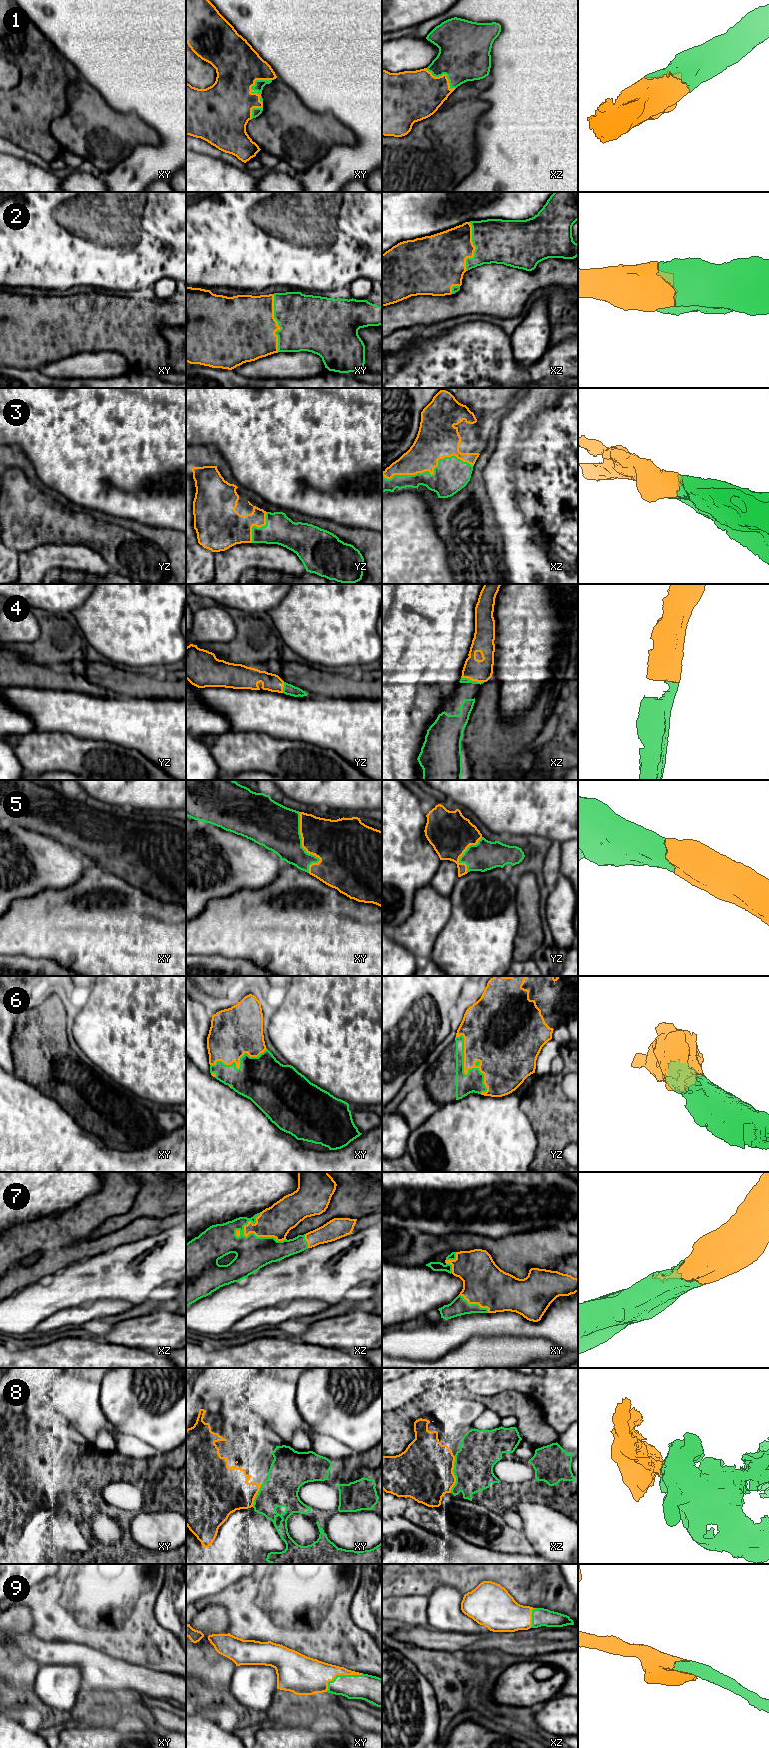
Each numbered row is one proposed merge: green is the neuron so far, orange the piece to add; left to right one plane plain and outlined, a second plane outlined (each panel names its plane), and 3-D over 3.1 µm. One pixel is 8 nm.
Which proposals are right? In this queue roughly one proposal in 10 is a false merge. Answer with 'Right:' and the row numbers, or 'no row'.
Right: 1, 2, 3, 4, 5, 6, 7, 8, 9

